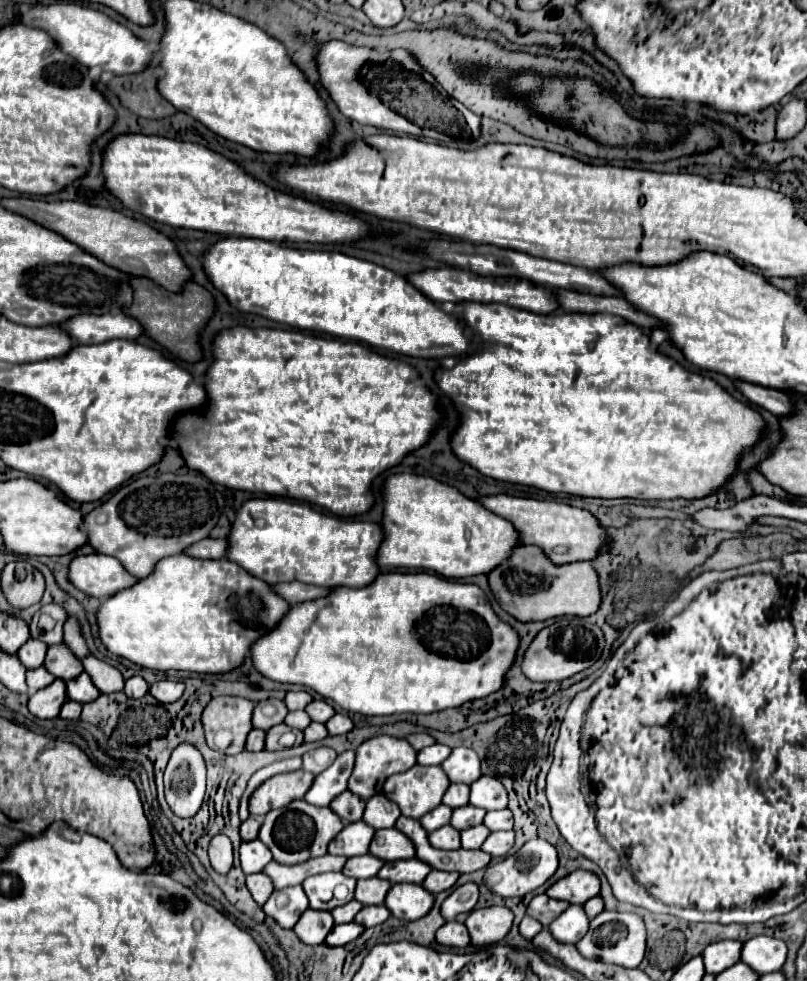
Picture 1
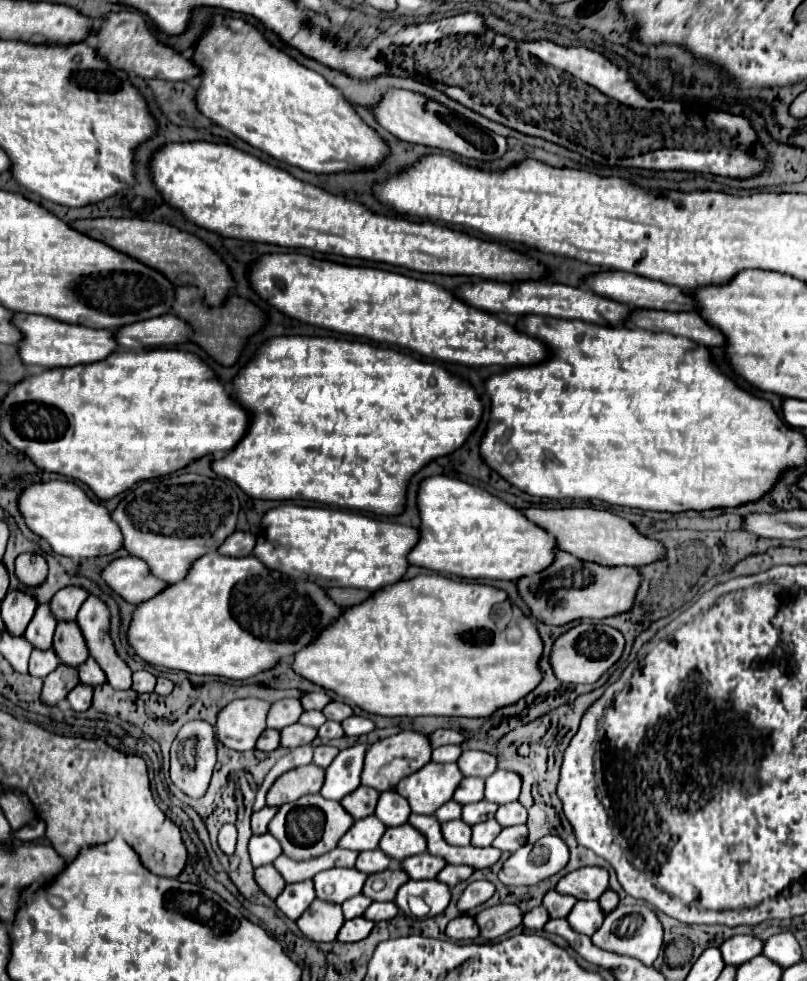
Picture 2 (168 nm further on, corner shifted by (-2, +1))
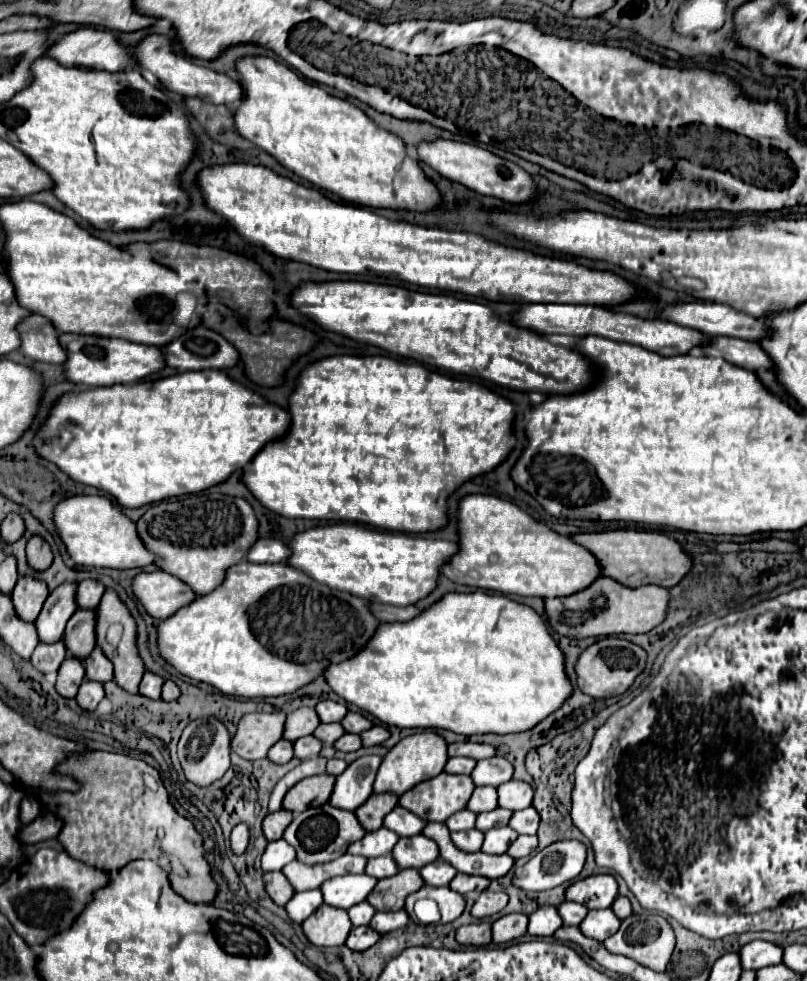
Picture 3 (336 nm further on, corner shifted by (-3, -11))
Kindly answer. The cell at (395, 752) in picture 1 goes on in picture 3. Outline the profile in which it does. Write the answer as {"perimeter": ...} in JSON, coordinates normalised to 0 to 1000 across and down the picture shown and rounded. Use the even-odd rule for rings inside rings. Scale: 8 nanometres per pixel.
{"perimeter":[[[520,746],[511,748],[501,754],[496,754],[478,771],[476,777],[468,785],[466,797],[463,797],[463,807],[488,807],[488,809],[501,809],[508,805],[513,799],[520,799],[530,793],[543,791],[550,785],[550,779],[555,777],[555,756],[540,748],[540,746]]]}

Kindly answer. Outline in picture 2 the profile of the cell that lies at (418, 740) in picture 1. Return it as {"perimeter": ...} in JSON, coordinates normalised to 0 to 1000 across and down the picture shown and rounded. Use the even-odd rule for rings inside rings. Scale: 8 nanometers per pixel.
{"perimeter":[[[539,744],[537,748],[532,748],[534,762],[544,762],[549,758],[571,758],[574,754],[576,752],[566,744]]]}

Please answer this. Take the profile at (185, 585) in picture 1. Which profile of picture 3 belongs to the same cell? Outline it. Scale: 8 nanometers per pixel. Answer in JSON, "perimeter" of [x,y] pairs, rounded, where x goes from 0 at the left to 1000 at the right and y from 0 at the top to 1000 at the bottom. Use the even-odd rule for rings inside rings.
{"perimeter":[[[302,571],[283,581],[275,597],[255,608],[243,610],[238,616],[198,636],[198,665],[228,689],[255,695],[278,707],[300,712],[362,707],[399,689],[406,679],[441,669],[441,665],[456,656],[471,638],[458,622],[456,612],[416,601],[411,601],[409,612],[409,599],[404,599],[404,595],[401,599],[392,599],[389,610],[387,599],[389,591],[369,579],[354,575],[315,575]]]}

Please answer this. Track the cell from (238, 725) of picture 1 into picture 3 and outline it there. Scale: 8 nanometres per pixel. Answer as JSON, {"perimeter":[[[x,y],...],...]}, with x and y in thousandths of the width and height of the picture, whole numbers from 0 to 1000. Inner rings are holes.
{"perimeter":[[[312,726],[295,736],[292,750],[287,752],[287,765],[305,773],[330,773],[332,765],[349,752],[354,726]]]}

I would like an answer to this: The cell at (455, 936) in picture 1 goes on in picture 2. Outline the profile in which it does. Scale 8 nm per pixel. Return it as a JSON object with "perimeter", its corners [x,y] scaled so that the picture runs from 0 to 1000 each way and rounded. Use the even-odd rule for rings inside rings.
{"perimeter":[[[571,932],[554,942],[551,952],[559,958],[589,958],[594,954],[594,946],[584,934]]]}

